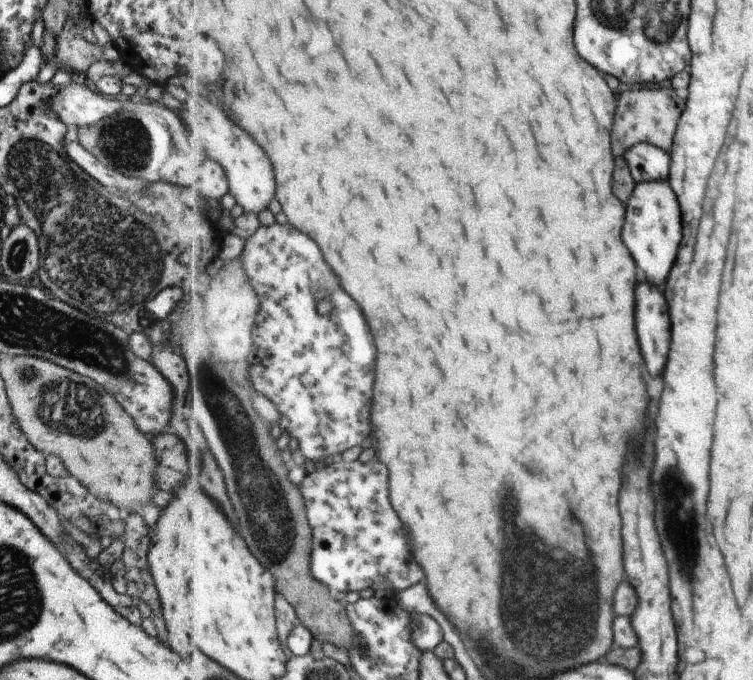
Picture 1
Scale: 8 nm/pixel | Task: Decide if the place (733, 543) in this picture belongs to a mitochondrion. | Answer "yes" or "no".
no

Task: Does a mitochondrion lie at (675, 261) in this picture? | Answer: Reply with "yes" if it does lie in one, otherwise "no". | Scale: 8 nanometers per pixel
no

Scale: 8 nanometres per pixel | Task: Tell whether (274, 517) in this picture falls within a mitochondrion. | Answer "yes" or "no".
yes

